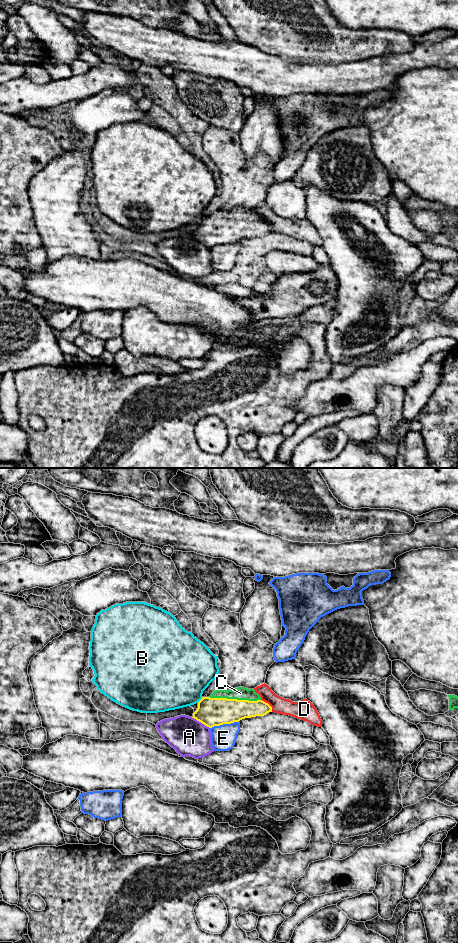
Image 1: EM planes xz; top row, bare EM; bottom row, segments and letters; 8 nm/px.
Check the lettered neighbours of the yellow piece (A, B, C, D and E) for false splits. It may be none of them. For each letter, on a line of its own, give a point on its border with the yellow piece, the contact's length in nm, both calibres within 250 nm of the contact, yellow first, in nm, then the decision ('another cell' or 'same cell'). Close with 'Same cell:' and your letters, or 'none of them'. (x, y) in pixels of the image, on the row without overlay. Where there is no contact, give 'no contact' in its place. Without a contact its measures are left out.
A: meets yellow in xz at (200, 241); contact 180 nm long; 220 nm thick on the yellow side, 300 nm on the other; another cell
B: meets yellow in xz at (200, 220); contact 60 nm long; 220 nm thick on the yellow side, 460 nm on the other; another cell
C: meets yellow in xz at (235, 219); contact 420 nm long; 220 nm thick on the yellow side, 110 nm on the other; same cell
D: meets yellow in xz at (268, 224); contact 140 nm long; 160 nm thick on the yellow side, 130 nm on the other; another cell
E: meets yellow in xz at (224, 243); contact 240 nm long; 220 nm thick on the yellow side, 200 nm on the other; another cell
Same cell: C

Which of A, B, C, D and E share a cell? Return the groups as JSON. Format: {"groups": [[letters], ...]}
{"groups": [["A"], ["B"], ["C"], ["D"], ["E"]]}

